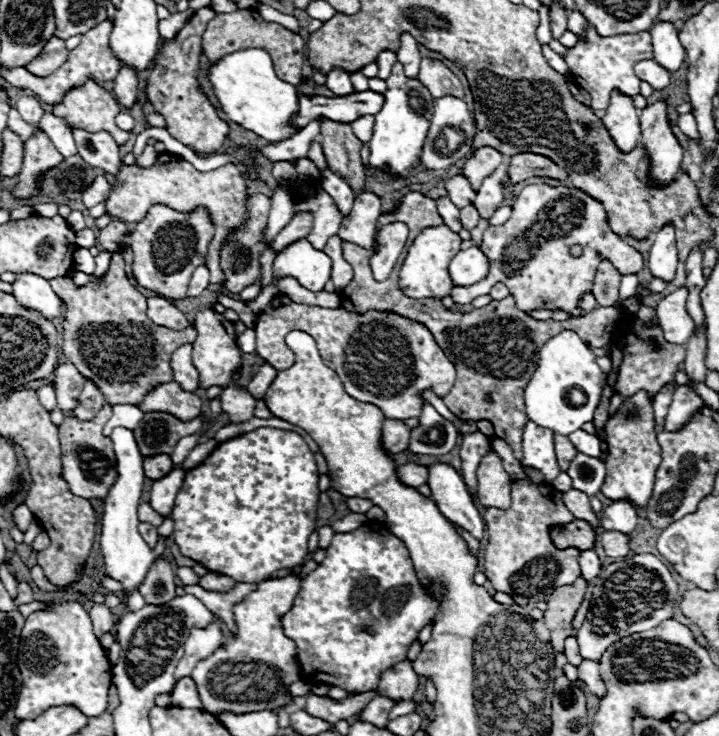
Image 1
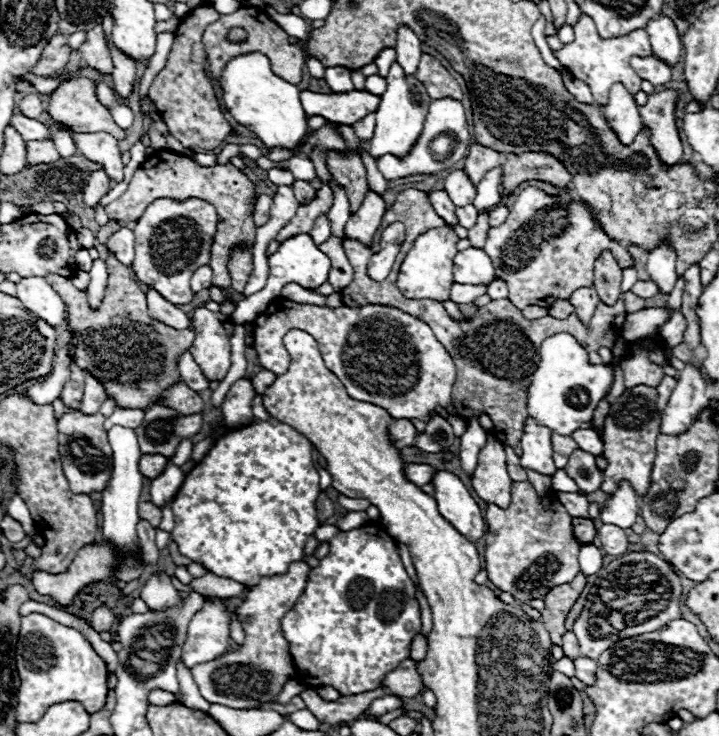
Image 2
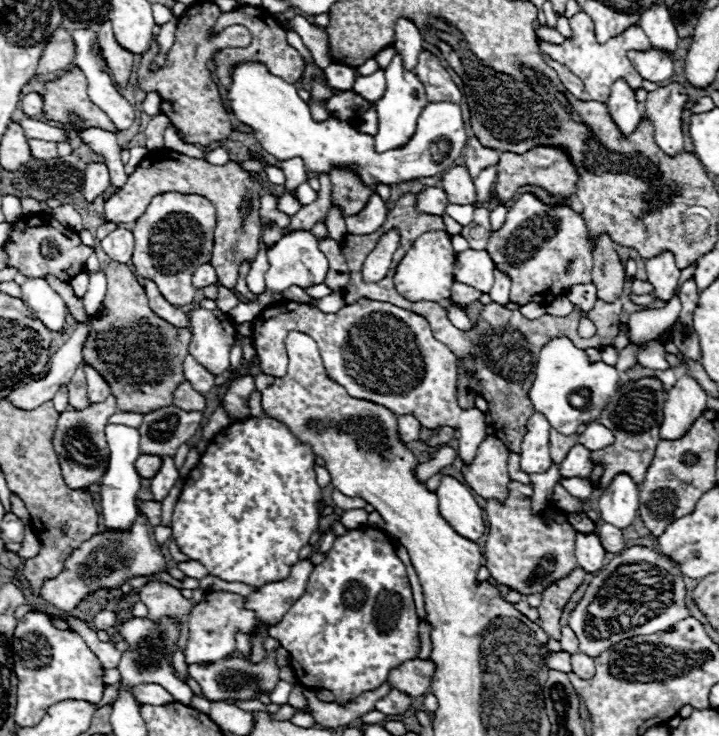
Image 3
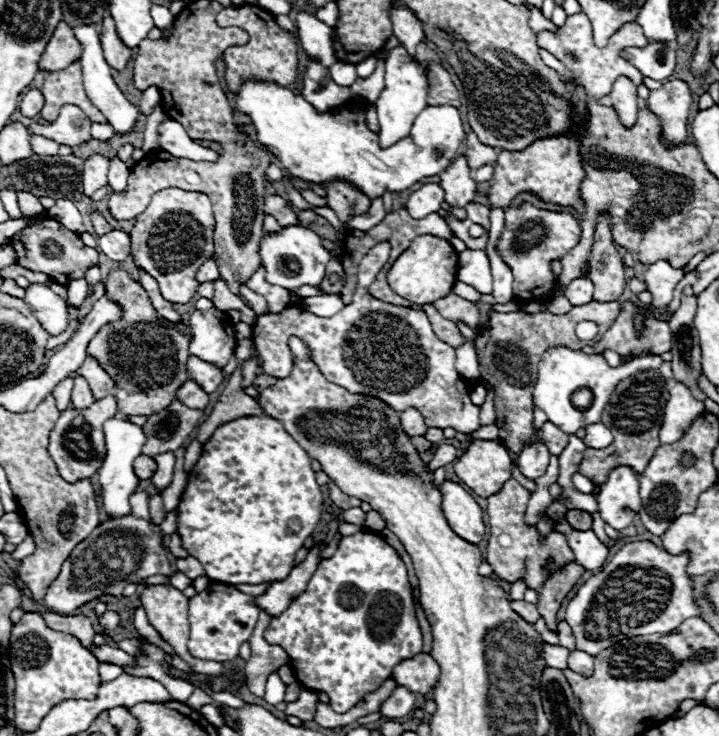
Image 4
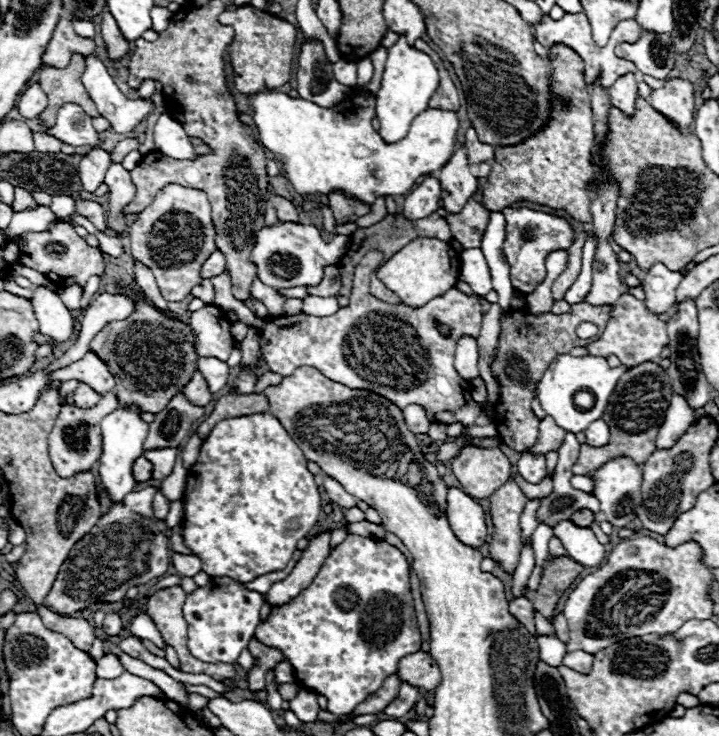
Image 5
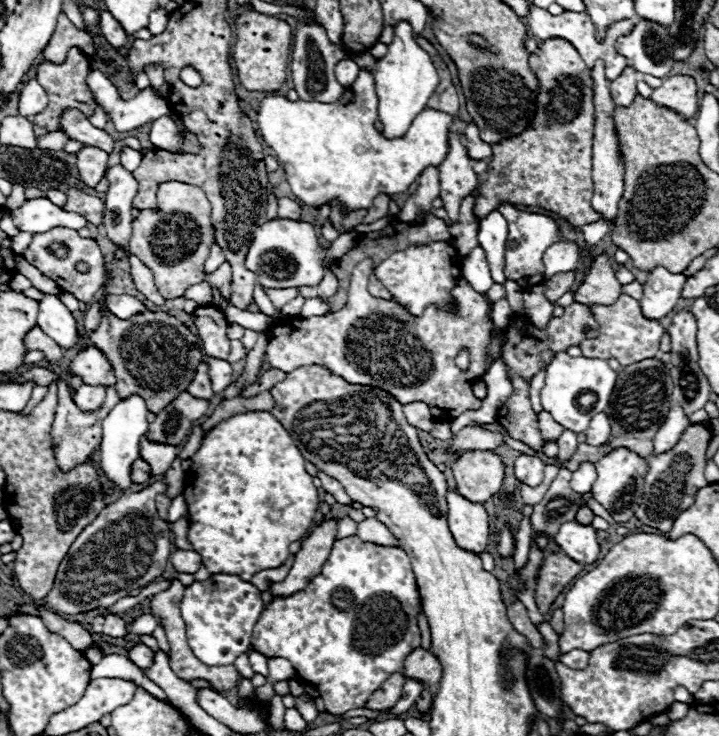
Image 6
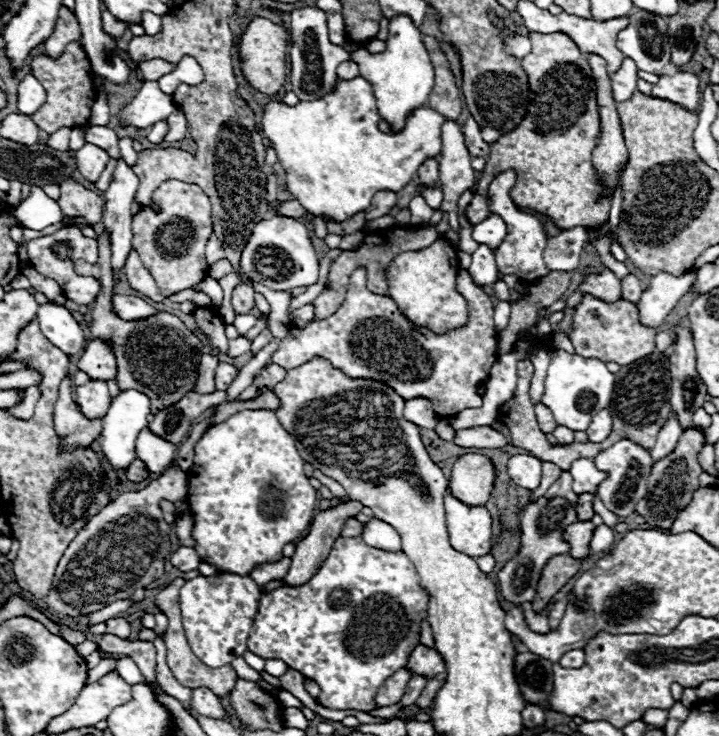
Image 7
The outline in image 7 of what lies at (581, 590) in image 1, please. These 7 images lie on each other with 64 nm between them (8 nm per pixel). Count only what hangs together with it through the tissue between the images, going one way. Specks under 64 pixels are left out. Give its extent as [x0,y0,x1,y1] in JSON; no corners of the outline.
[532,554,580,612]

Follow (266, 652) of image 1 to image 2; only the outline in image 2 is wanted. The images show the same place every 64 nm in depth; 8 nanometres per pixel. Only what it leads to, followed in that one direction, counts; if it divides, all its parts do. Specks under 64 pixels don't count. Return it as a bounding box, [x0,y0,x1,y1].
[192,562,310,710]

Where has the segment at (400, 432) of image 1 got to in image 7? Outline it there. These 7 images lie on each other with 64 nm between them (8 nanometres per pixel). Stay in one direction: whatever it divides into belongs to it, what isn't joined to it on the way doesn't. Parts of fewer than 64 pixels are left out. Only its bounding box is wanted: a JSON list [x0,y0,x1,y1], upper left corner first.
[404,398,438,430]

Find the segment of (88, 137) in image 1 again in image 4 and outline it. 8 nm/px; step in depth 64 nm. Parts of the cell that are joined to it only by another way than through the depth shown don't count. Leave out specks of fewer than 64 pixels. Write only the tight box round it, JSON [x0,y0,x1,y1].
[90,124,130,192]

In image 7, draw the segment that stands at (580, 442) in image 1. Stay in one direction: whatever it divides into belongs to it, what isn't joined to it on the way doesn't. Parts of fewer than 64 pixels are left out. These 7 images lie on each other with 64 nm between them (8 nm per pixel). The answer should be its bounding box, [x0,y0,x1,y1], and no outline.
[586,410,612,444]

